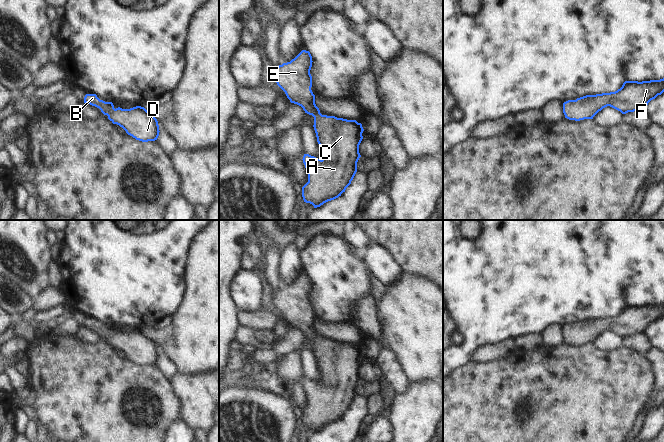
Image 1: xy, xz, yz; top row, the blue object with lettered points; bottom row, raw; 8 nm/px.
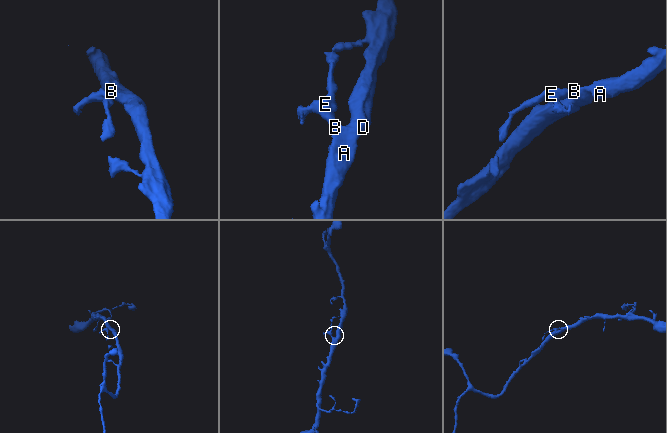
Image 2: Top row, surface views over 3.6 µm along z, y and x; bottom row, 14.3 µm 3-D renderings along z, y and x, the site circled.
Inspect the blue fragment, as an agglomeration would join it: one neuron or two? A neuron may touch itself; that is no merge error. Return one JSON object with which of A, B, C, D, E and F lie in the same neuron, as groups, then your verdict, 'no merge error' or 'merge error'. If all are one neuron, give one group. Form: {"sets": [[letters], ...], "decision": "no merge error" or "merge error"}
{"sets": [["A", "B", "C", "D", "E", "F"]], "decision": "no merge error"}

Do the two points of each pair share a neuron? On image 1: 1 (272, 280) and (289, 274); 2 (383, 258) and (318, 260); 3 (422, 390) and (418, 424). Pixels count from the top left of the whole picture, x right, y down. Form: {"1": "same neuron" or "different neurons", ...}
{"1": "different neurons", "2": "different neurons", "3": "same neuron"}

